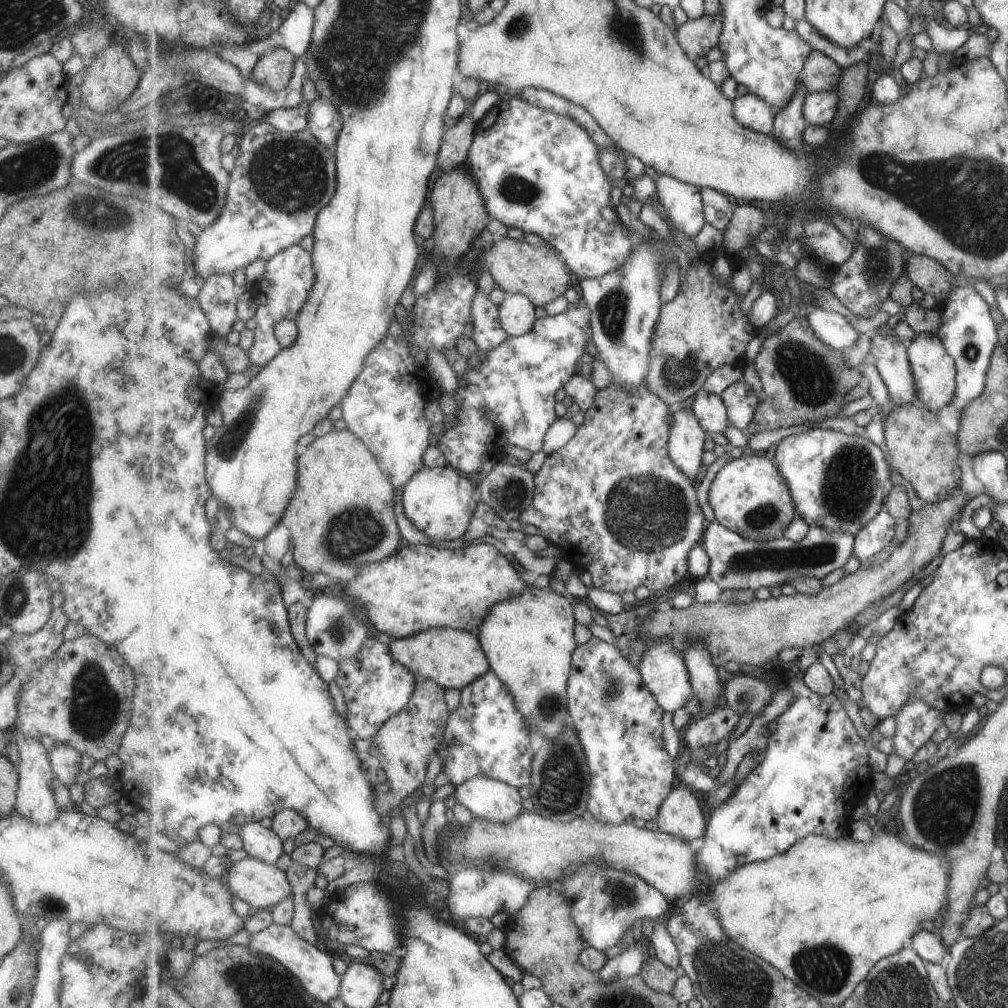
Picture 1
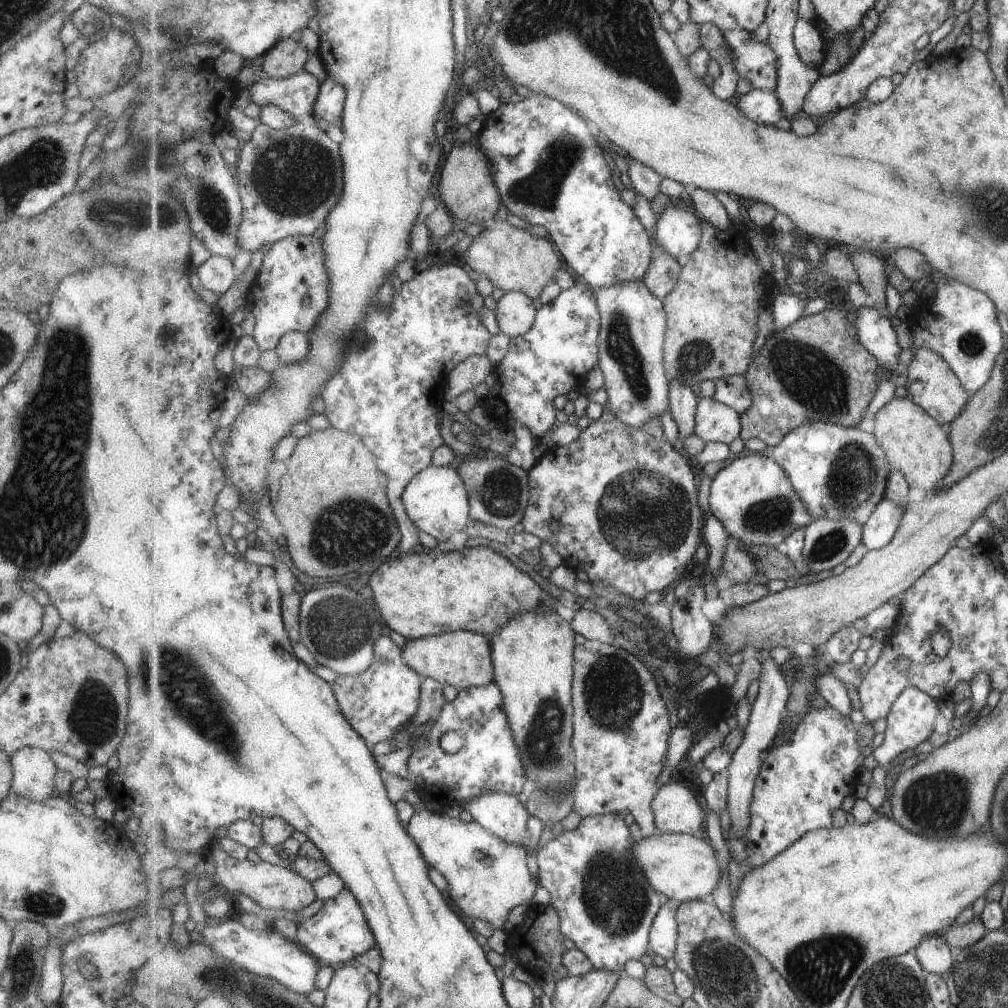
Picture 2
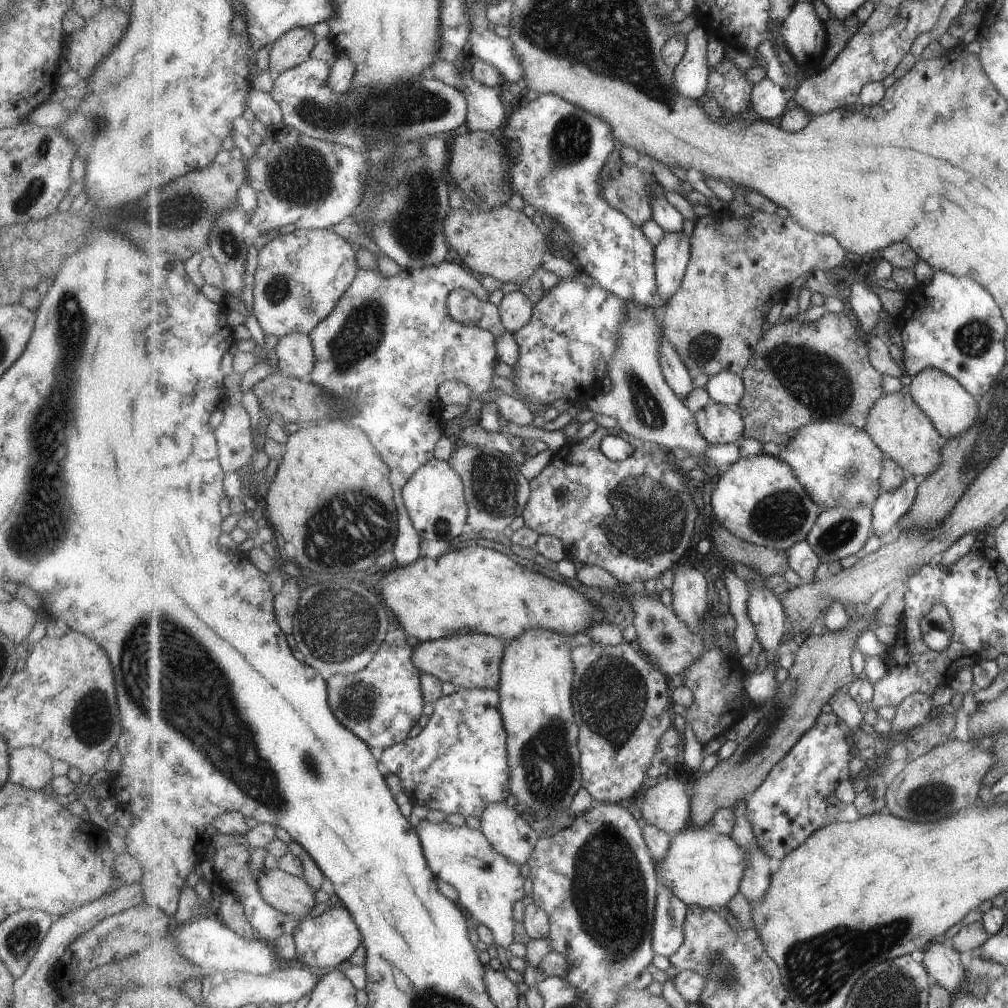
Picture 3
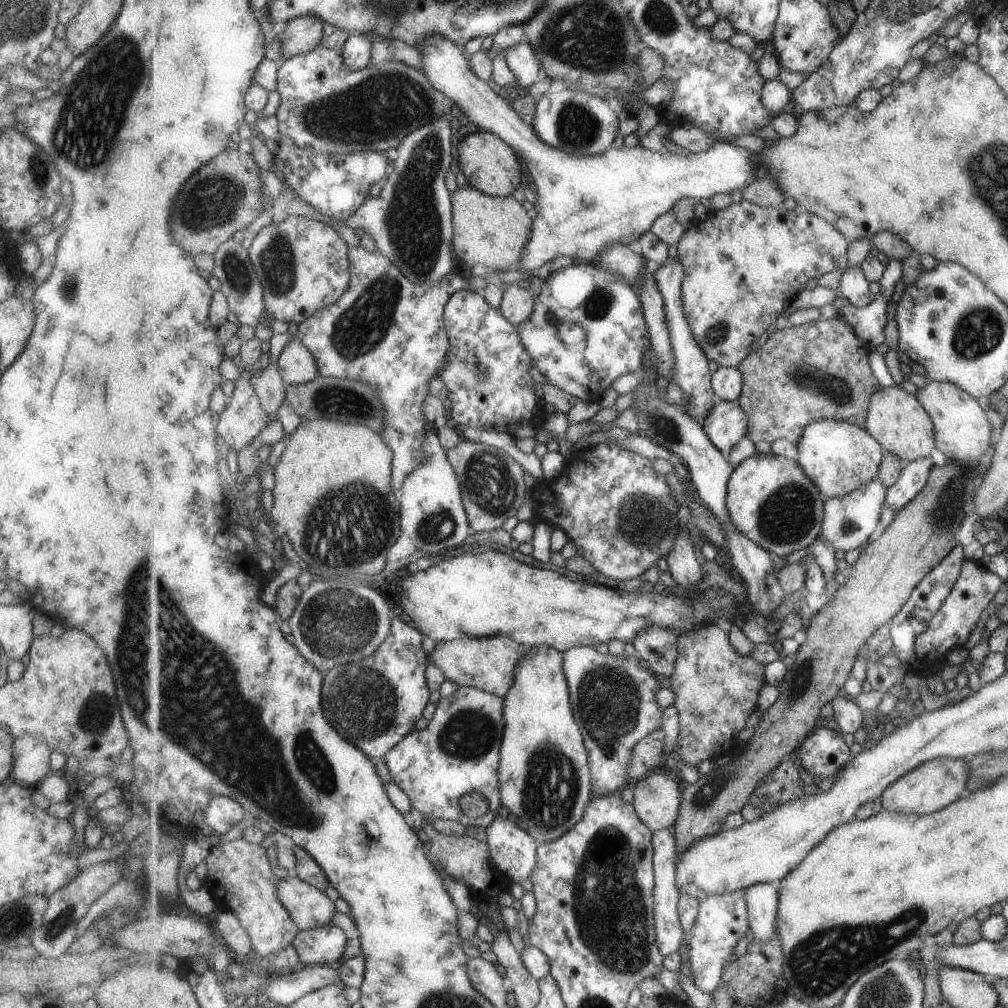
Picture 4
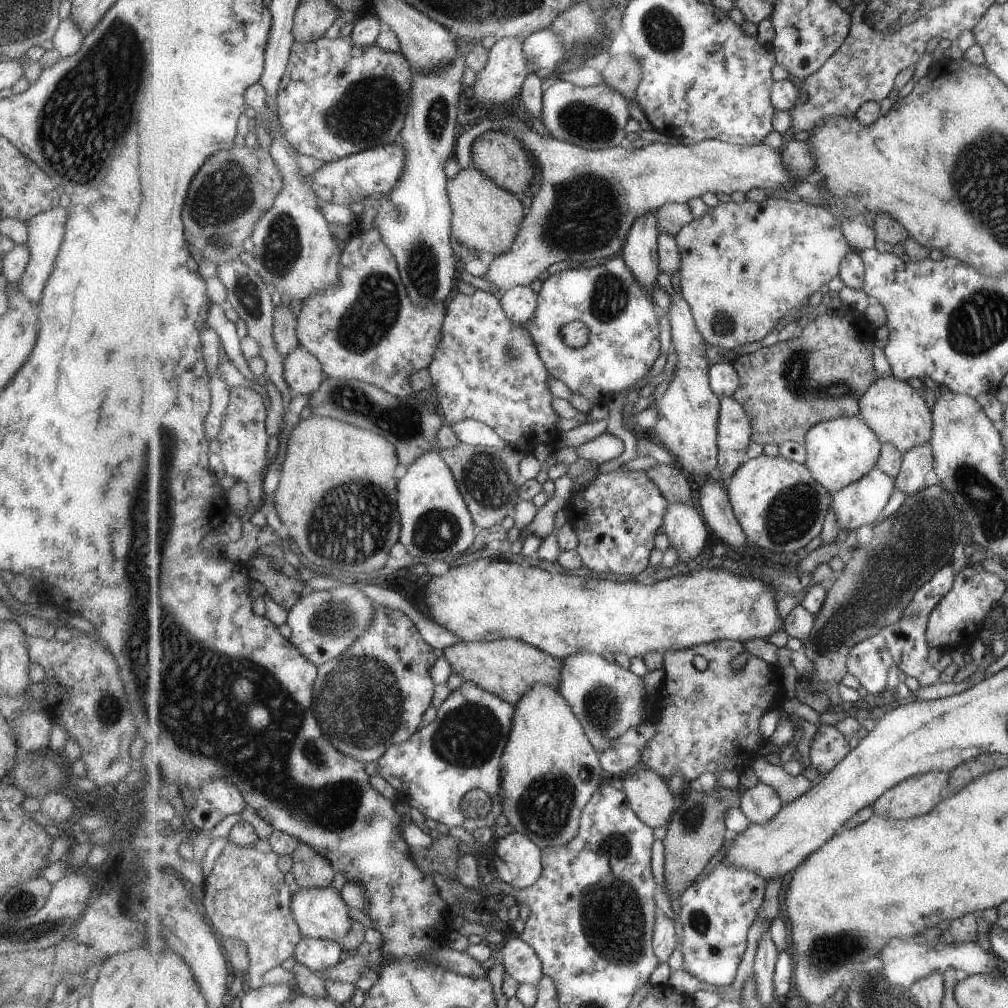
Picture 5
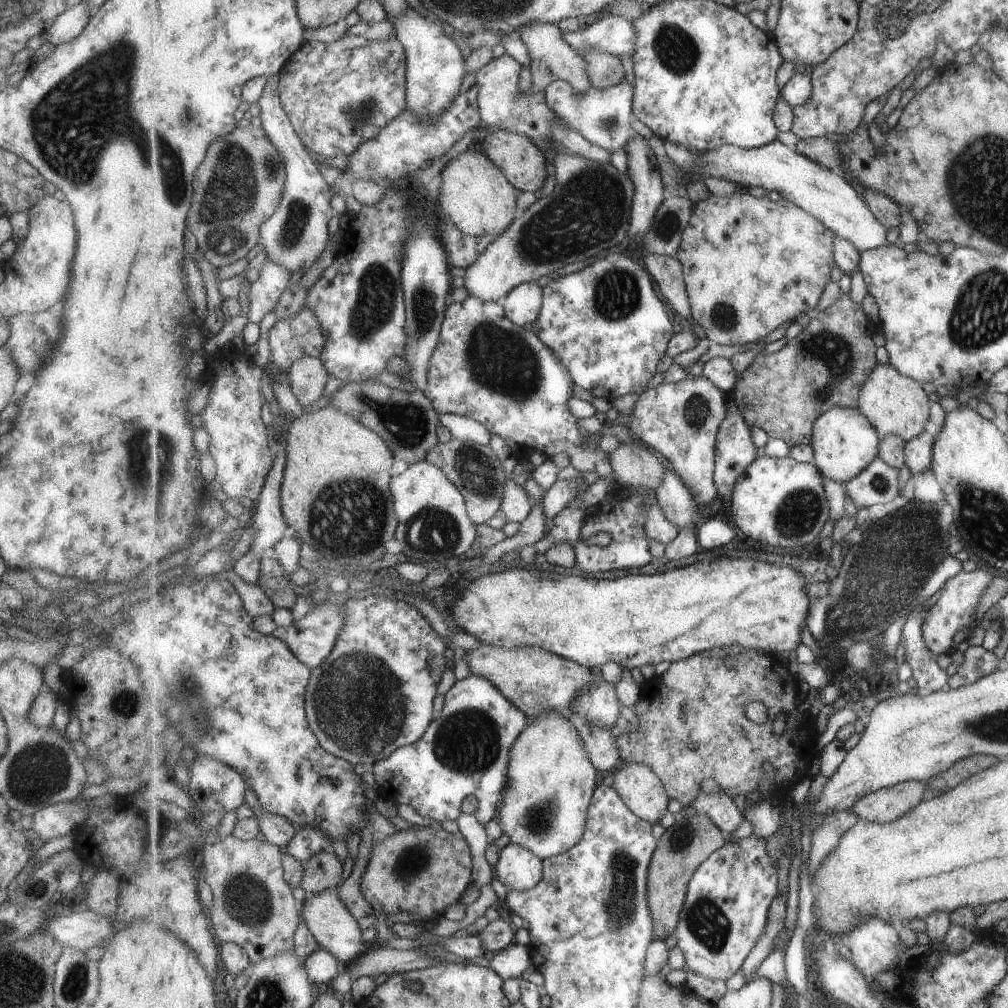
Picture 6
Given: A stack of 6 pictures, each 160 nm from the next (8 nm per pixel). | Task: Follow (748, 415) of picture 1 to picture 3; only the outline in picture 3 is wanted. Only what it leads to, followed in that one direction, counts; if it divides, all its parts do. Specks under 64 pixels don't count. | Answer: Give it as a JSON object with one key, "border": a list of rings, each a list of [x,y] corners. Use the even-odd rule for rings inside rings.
{"border":[[[723,371],[709,378],[705,385],[711,400],[726,405],[738,405],[744,397],[746,386],[740,374]]]}

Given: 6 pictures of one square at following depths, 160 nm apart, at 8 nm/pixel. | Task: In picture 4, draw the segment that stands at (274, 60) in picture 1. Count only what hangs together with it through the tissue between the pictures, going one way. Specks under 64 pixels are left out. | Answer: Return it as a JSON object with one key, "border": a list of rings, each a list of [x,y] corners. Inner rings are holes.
{"border":[[[303,15],[289,21],[280,34],[283,61],[315,50],[324,39],[325,23],[321,17],[314,15]]]}

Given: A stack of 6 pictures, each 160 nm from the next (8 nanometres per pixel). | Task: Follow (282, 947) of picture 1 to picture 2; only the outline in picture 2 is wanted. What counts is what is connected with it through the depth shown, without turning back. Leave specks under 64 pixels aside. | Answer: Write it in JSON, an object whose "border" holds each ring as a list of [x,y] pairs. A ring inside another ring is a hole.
{"border":[[[231,916],[223,920],[208,921],[199,926],[199,935],[195,936],[195,939],[211,945],[229,961],[255,974],[273,977],[291,990],[309,994],[316,989],[315,978],[323,964],[309,951],[306,951],[299,942],[293,942],[277,931],[273,924],[265,929],[250,929]]]}

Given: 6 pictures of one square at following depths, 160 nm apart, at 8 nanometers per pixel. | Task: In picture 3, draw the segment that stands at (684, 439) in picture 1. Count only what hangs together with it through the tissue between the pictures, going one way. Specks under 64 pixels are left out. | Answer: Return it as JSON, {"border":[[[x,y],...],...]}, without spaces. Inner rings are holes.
{"border":[[[662,327],[662,341],[660,346],[660,363],[664,370],[665,378],[668,379],[669,386],[677,393],[683,401],[695,390],[693,376],[685,366],[681,355],[677,352],[675,345],[664,334]]]}

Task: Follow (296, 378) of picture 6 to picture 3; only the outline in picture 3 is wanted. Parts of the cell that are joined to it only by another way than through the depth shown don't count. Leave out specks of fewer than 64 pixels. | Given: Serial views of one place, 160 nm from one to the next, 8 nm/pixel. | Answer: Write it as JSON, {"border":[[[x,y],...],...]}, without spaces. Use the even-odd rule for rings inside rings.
{"border":[[[291,332],[278,338],[274,348],[276,366],[284,375],[299,379],[309,378],[316,363],[313,341],[310,335]]]}

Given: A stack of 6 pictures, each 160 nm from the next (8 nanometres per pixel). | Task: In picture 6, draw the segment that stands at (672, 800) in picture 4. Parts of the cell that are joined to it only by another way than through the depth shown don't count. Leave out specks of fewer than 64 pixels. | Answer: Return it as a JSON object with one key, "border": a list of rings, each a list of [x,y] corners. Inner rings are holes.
{"border":[[[622,762],[614,771],[613,787],[639,818],[660,823],[669,813],[670,796],[664,782],[646,764]]]}

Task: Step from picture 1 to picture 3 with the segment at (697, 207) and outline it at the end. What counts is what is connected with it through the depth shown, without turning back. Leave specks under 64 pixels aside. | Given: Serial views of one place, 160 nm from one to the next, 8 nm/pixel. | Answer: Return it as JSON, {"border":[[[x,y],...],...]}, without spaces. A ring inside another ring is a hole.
{"border":[[[683,231],[665,233],[656,244],[657,290],[665,304],[681,288],[691,260],[691,238]]]}

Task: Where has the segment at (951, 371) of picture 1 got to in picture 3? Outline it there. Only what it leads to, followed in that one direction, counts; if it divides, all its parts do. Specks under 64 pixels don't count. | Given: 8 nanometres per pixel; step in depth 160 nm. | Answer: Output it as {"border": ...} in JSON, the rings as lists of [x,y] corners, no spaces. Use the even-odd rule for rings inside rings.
{"border":[[[925,367],[911,377],[909,386],[911,396],[925,414],[932,418],[933,424],[948,441],[959,433],[964,433],[976,421],[978,402],[971,398],[972,394],[969,394],[960,382],[940,368]]]}

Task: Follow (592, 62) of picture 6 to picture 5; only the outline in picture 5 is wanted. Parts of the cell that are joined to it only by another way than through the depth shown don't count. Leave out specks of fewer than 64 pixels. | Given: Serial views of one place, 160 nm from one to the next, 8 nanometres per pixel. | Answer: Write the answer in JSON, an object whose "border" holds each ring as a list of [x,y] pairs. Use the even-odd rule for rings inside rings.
{"border":[[[632,52],[611,56],[601,72],[607,85],[617,88],[627,98],[638,98],[644,68],[642,62]]]}

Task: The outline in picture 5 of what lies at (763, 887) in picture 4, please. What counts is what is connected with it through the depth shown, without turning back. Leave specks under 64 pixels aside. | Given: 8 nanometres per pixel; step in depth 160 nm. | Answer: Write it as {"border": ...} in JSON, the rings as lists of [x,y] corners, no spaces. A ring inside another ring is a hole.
{"border":[[[770,930],[769,933],[761,933],[754,938],[758,947],[754,970],[758,995],[760,1001],[767,1006],[775,1000],[776,996],[774,976],[780,950],[777,943],[773,940]]]}

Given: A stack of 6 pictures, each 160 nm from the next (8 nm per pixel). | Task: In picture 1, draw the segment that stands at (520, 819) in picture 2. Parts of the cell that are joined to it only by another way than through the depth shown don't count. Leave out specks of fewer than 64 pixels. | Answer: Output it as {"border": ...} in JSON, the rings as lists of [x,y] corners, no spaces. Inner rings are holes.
{"border":[[[476,776],[460,784],[454,796],[473,816],[494,823],[513,821],[525,810],[517,787],[488,776]]]}

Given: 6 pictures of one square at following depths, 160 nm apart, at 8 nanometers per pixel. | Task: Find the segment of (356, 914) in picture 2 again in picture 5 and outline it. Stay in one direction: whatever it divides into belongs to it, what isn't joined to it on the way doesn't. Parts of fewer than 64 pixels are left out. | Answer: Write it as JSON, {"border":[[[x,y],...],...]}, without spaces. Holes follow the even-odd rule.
{"border":[[[303,936],[297,945],[295,957],[297,962],[322,975],[346,955],[345,948],[339,941]]]}

